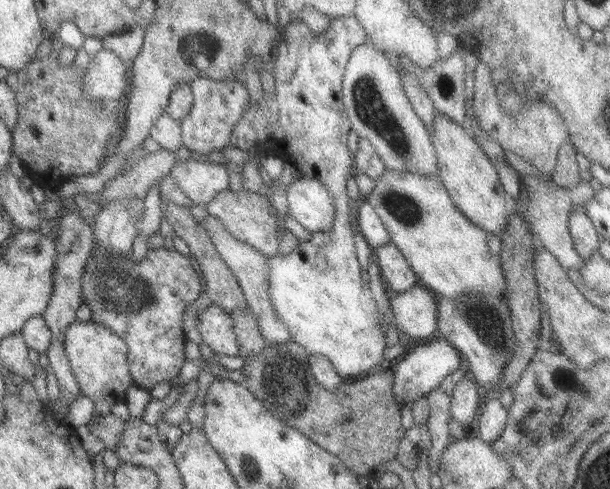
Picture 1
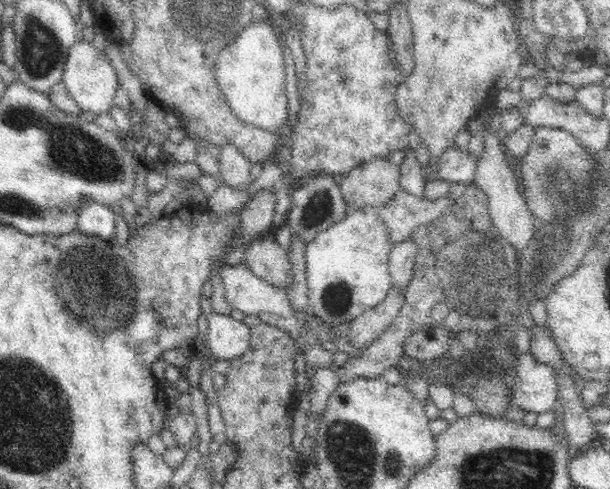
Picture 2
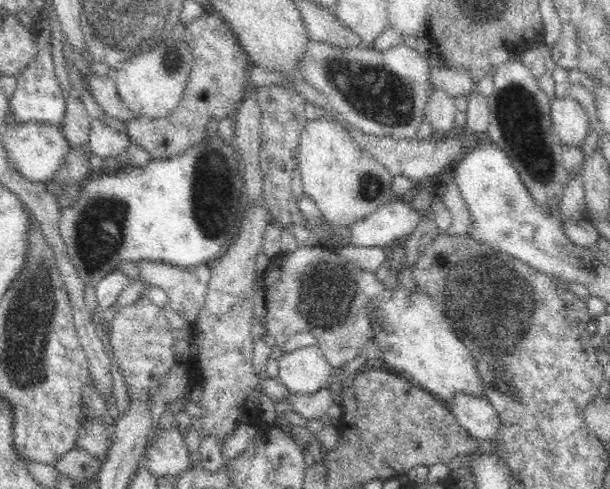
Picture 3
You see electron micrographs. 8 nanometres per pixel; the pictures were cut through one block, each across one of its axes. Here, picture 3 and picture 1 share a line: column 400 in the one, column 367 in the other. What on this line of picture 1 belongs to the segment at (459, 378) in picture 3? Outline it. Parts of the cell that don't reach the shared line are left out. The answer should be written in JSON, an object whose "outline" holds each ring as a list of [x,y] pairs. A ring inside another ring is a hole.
{"outline":[[[349,16],[349,18],[331,18],[331,20],[329,20],[329,26],[325,28],[323,34],[313,34],[309,28],[305,28],[305,24],[301,24],[301,38],[297,38],[297,36],[295,36],[295,38],[283,38],[283,40],[277,44],[277,58],[275,58],[275,62],[273,62],[275,96],[267,96],[267,94],[263,92],[263,98],[259,100],[257,106],[251,106],[251,104],[249,104],[247,110],[245,110],[245,114],[243,114],[243,118],[233,126],[233,136],[231,136],[231,140],[229,140],[229,146],[231,146],[231,148],[237,148],[237,150],[241,150],[241,152],[249,152],[249,148],[255,148],[255,150],[259,150],[259,152],[265,152],[267,156],[279,158],[279,160],[281,160],[281,166],[283,166],[283,164],[291,164],[293,168],[301,170],[301,176],[303,176],[303,178],[315,178],[315,180],[321,182],[323,188],[327,188],[329,194],[333,196],[333,204],[335,204],[333,228],[327,230],[327,232],[313,232],[311,238],[309,238],[307,242],[299,242],[299,244],[297,244],[289,254],[285,254],[285,256],[279,256],[279,254],[271,256],[271,258],[267,260],[267,278],[269,278],[269,288],[267,288],[267,292],[269,292],[269,300],[271,300],[271,306],[273,306],[275,314],[279,316],[279,320],[287,326],[287,332],[291,334],[291,342],[295,342],[297,346],[301,346],[301,350],[305,350],[307,356],[321,356],[321,358],[327,358],[327,362],[331,364],[331,368],[333,368],[333,370],[337,372],[337,376],[343,378],[343,380],[355,378],[355,376],[363,378],[363,376],[369,376],[369,372],[381,370],[381,368],[385,366],[385,362],[383,362],[383,350],[387,348],[387,346],[385,346],[387,336],[383,336],[381,328],[379,328],[373,320],[369,320],[369,318],[361,312],[361,306],[359,306],[359,294],[361,294],[361,282],[363,282],[363,278],[361,278],[361,268],[359,268],[357,258],[355,258],[353,232],[351,232],[351,228],[349,228],[349,222],[353,222],[353,216],[351,216],[351,212],[349,212],[351,208],[349,208],[347,204],[351,204],[351,200],[347,198],[347,190],[345,190],[345,180],[347,180],[351,174],[355,174],[355,172],[353,172],[353,168],[351,168],[351,156],[349,156],[349,150],[347,150],[347,132],[351,130],[351,124],[349,124],[349,118],[347,118],[345,108],[343,108],[341,82],[343,82],[343,72],[345,72],[345,66],[347,66],[347,62],[349,62],[351,52],[353,52],[357,46],[361,46],[363,42],[367,42],[367,40],[365,40],[365,30],[359,26],[359,22],[357,22],[353,16]]]}

